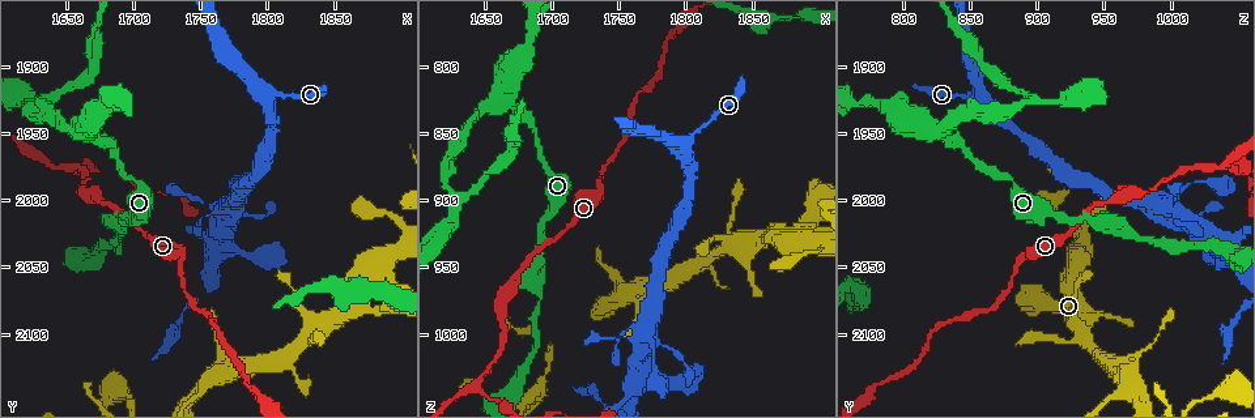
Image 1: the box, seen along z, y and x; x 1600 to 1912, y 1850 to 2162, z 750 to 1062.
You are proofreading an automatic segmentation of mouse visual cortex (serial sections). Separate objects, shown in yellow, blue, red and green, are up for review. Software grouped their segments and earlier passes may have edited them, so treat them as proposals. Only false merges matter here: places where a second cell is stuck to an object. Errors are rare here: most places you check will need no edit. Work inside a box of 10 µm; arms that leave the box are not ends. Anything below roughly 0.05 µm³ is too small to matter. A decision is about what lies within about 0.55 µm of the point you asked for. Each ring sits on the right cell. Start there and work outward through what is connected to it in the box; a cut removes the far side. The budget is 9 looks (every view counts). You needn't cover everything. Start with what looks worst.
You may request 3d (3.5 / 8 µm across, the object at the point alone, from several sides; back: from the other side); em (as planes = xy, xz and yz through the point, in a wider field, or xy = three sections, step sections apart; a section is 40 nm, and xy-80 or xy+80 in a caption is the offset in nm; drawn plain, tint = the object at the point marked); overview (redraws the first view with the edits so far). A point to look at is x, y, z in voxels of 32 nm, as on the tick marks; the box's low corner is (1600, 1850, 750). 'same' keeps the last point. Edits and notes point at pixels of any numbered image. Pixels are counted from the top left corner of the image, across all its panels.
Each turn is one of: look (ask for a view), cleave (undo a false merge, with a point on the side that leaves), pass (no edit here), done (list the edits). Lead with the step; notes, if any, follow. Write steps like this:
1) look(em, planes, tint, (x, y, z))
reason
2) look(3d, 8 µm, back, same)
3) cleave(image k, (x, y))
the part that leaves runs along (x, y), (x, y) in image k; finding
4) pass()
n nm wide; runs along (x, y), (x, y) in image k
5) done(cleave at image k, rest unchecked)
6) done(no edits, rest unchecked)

look(3d, 3.5 µm, (1630, 1924, 896))
three-way junction

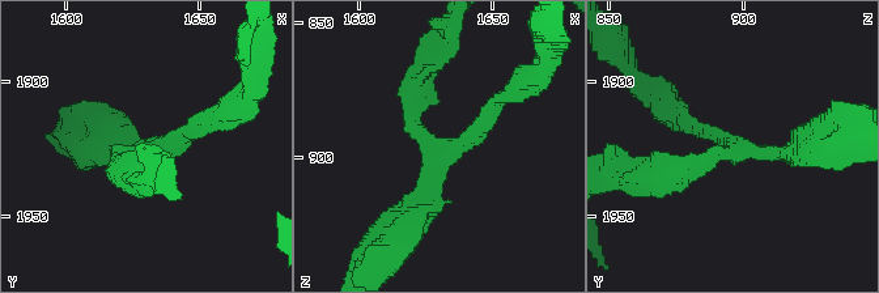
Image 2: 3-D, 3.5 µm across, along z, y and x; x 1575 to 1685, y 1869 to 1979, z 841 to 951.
look(em, xy, step 3, tint, (1628, 1926, 896))
3 arms; arms of 200, 200, 250 nm; shape alone is not enough

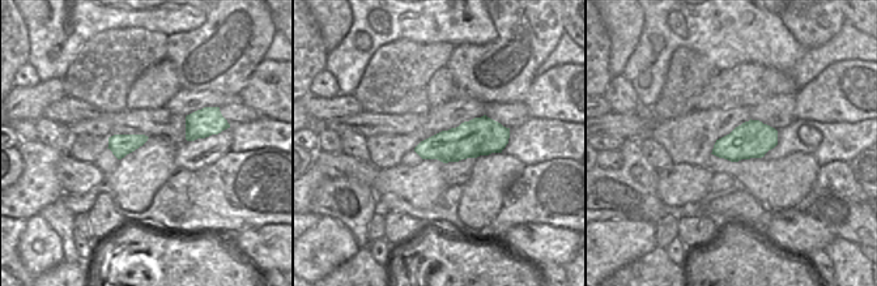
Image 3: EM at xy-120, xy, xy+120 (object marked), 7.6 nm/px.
pass()
all the same cell

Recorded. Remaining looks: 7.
look(3d, 3.5 µm, (1642, 1978, 1036))
two arms in line, one across

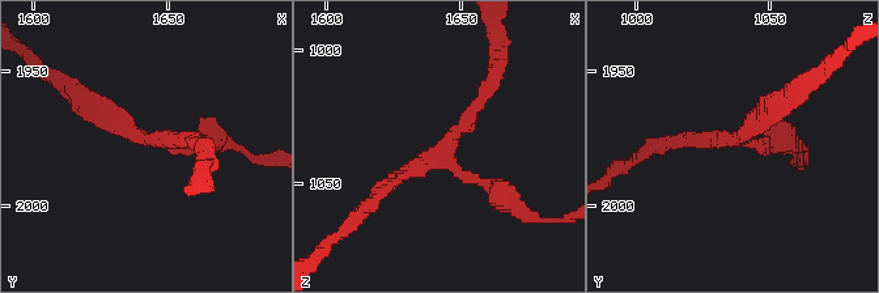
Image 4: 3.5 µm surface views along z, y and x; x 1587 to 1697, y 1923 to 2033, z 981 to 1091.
look(em, planes, tint, (1645, 1976, 1038))
3 arms; arms of 150, 200, 200 nm; shape alone is not enough

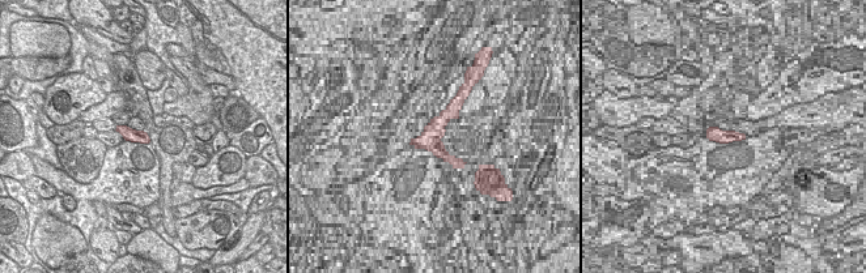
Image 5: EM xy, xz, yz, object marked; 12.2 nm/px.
pass()
runs along (493, 79), (449, 145), (377, 195) in image 4; one cell here

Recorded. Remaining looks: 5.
look(3d, 3.5 µm, (1892, 2080, 912))
thick turns thin

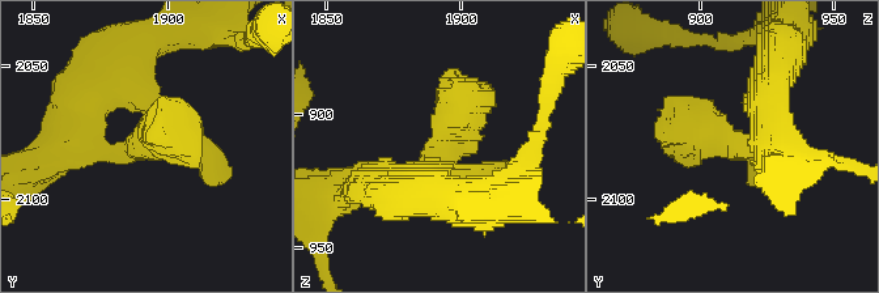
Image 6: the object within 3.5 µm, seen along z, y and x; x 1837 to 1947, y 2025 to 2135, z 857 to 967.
look(em, xy, step 1, tint, (1893, 2079, 911))
3 arms; arms of 150, 250, 500 nm; now the EM

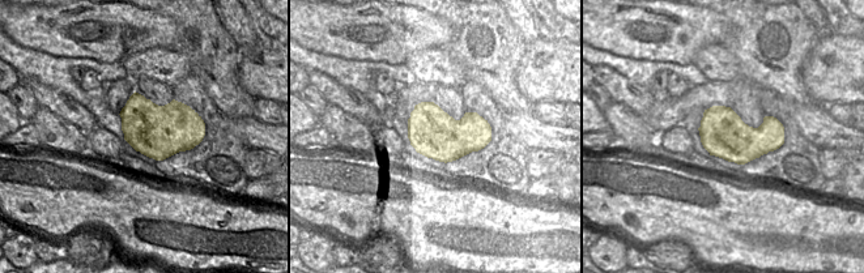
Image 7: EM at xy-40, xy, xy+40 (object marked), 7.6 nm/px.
pass()
runs along (362, 182), (427, 173), (491, 92) in image 6; continuous, no second cell

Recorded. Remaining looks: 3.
look(3d, 8 µm, (1800, 1920, 856))
three arms meet

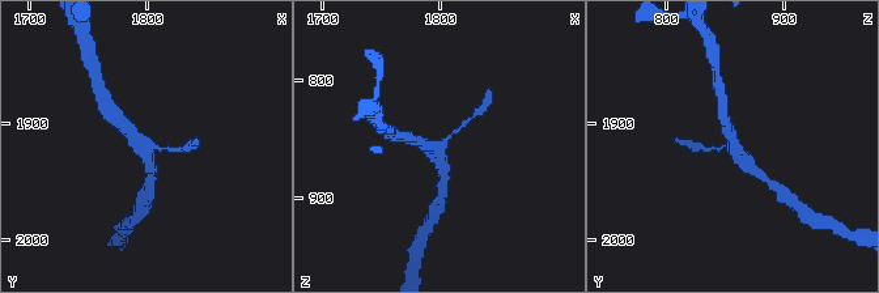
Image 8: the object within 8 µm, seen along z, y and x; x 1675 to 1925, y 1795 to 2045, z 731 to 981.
look(em, xy, step 3, tint, same)

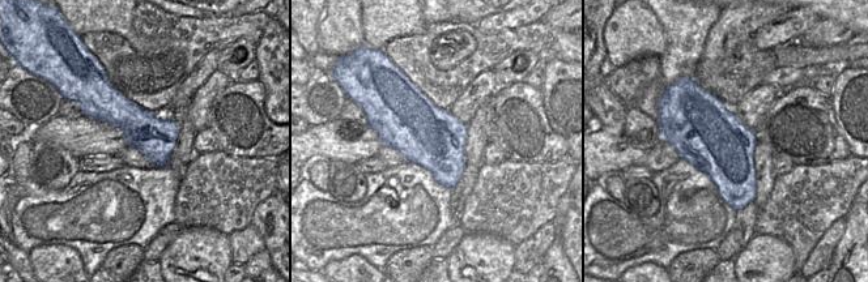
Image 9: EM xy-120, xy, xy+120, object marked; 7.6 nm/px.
pass()
runs along (471, 118), (441, 144), (442, 172) in image 8; all the same cell

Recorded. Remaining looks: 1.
done(no edits, rest unchecked)

